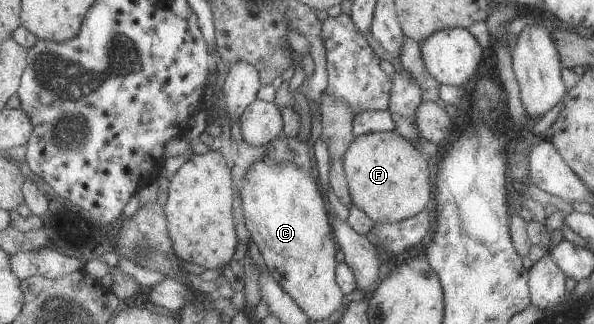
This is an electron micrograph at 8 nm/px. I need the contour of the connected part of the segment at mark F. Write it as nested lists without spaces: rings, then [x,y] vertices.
[[[394,131],[355,136],[341,158],[351,205],[360,209],[375,225],[395,223],[431,207],[431,181],[429,180],[427,158],[403,136]]]

